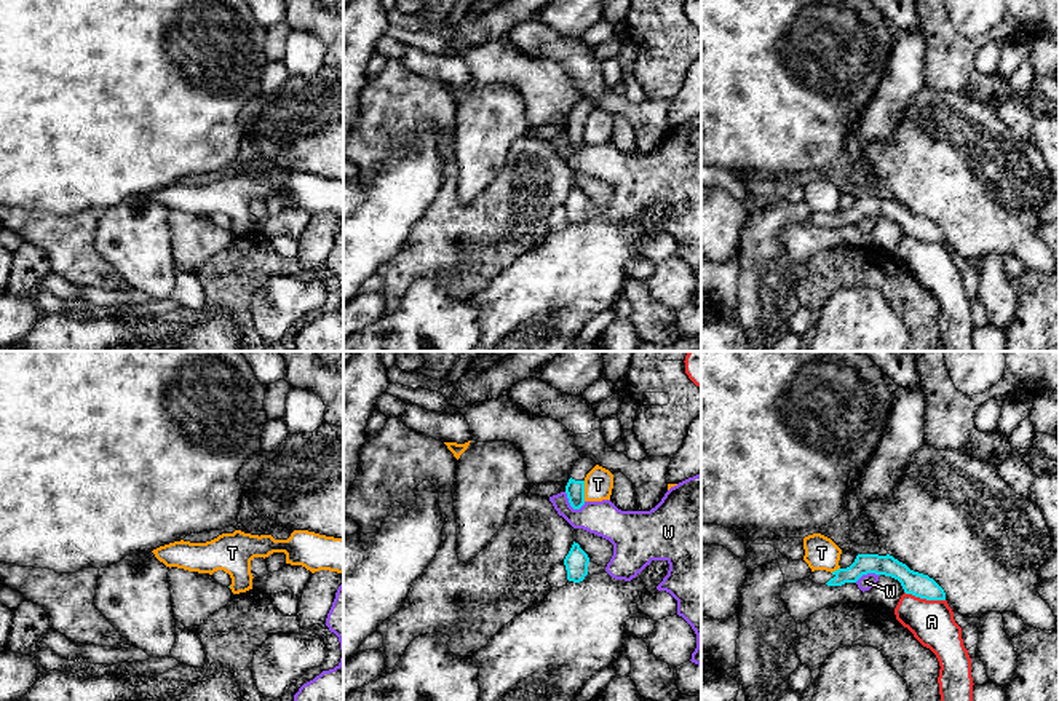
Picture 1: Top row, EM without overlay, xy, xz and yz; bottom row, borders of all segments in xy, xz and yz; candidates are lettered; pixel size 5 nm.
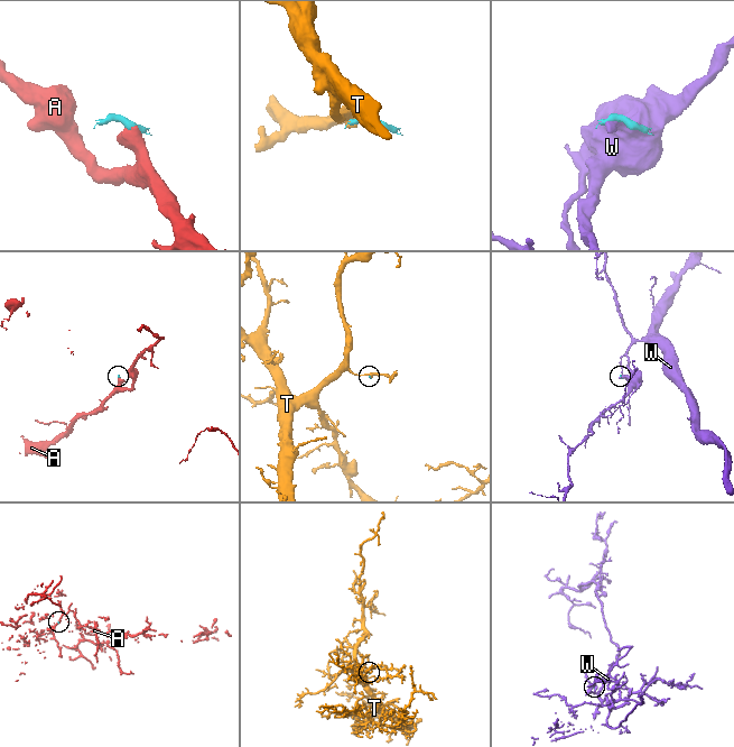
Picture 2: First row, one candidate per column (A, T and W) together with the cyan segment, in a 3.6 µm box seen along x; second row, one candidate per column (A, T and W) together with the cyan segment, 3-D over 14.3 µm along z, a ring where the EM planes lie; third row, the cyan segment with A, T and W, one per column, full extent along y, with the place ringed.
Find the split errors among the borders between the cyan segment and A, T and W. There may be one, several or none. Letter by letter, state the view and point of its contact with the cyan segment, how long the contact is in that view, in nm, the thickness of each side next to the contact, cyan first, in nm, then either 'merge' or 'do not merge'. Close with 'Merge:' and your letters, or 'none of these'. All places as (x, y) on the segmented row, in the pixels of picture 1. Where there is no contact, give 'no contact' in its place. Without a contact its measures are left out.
A: meets cyan in yz at (925, 598); contact 220 nm long; 120 nm thick on the cyan side, 220 nm on the other; do not merge
T: meets cyan in xz at (583, 491); contact 100 nm long; 100 nm thick on the cyan side, 140 nm on the other; do not merge
W: meets cyan in xz at (572, 506); contact 130 nm long; 100 nm thick on the cyan side, 180 nm on the other; do not merge
Merge: none of these

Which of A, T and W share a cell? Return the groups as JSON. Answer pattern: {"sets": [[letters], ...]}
{"sets": [["A"], ["T"], ["W"]]}

